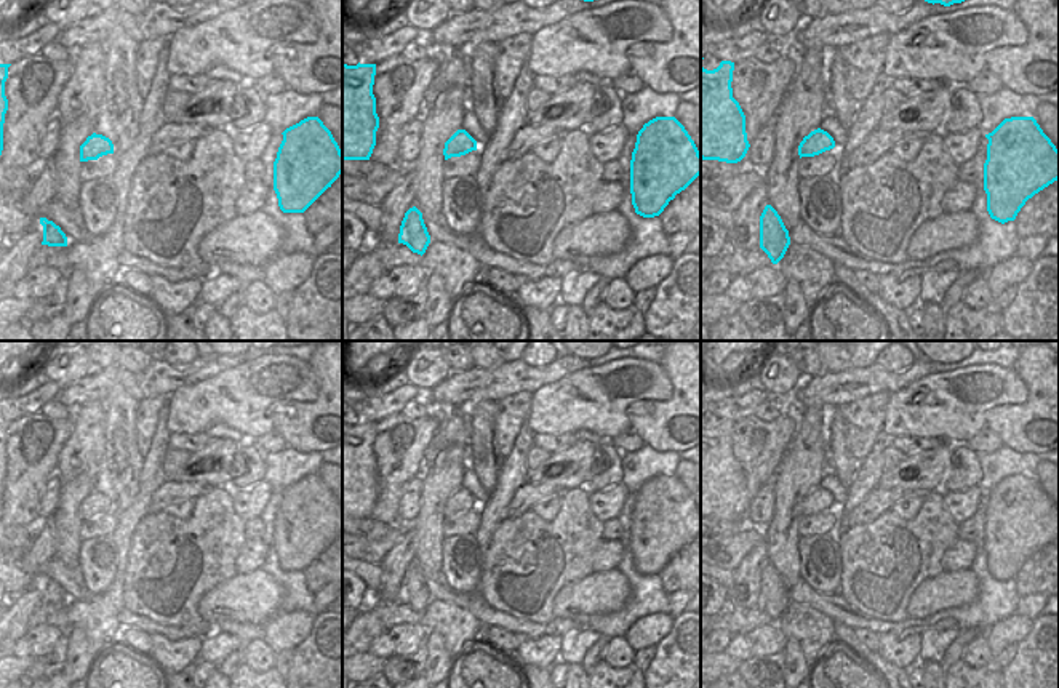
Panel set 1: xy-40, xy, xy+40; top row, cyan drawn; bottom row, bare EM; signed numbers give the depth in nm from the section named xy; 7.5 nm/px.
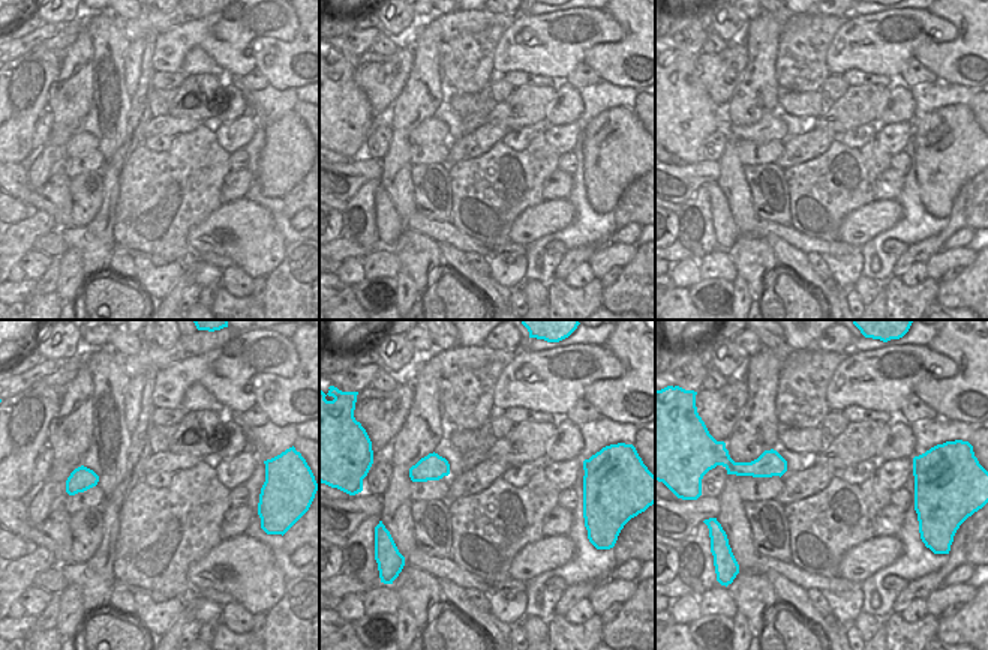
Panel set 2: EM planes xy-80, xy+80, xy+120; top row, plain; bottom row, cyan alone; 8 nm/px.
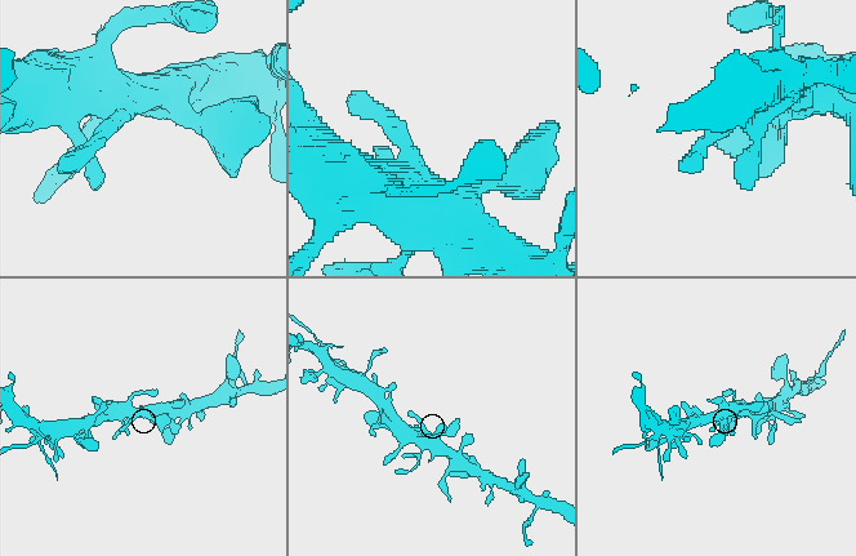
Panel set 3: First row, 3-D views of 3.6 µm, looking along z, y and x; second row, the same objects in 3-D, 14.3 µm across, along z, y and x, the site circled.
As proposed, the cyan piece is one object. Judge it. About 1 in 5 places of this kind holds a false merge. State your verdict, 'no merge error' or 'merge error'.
no merge error

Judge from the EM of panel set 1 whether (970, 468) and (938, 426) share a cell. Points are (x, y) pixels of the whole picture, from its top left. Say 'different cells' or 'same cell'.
different cells

